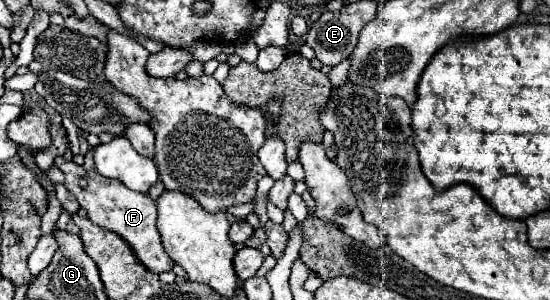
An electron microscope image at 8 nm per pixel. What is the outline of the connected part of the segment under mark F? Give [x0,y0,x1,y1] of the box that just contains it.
[55,158,173,274]

